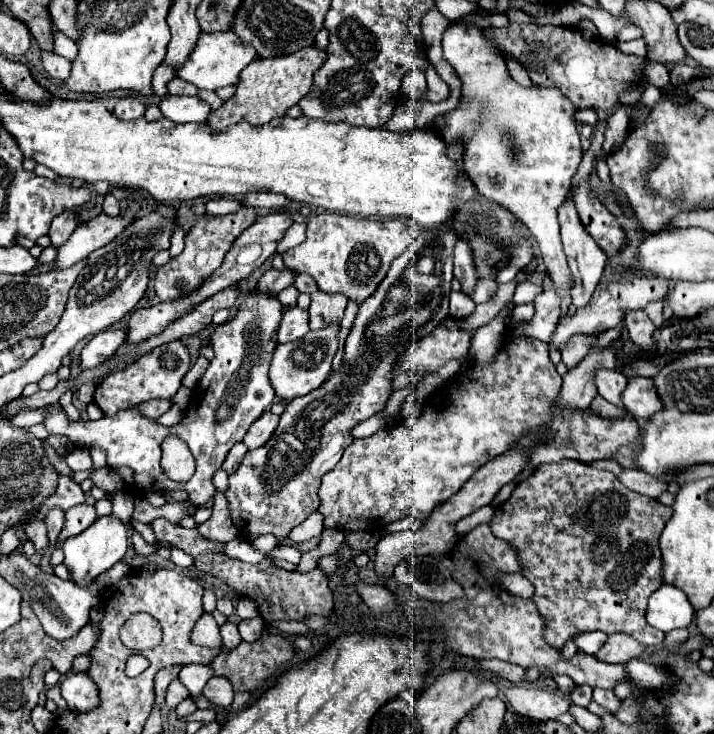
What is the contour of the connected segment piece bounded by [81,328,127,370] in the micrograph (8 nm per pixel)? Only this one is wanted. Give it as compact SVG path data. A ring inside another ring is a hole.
M119 328L119 330L103 330L99 334L95 334L89 344L83 348L81 354L81 368L95 368L99 364L103 364L105 360L109 360L115 350L127 340L127 330Z

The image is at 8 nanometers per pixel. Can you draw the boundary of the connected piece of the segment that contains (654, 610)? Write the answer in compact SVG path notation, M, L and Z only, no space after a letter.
M661 584L661 588L649 598L647 622L657 630L671 632L675 628L687 628L693 620L693 614L695 610L687 596L671 584Z

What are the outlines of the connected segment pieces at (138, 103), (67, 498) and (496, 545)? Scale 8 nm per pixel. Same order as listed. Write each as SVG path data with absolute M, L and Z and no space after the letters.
M121 98L113 108L113 114L119 120L137 120L139 116L143 116L143 112L145 104L141 98Z
M59 474L59 486L57 486L57 492L53 496L49 496L39 508L35 508L29 516L31 520L33 518L43 518L47 514L49 508L61 508L61 510L69 510L71 506L75 504L81 504L85 502L85 494L81 490L81 486L77 482L73 482L71 478Z
M481 524L473 528L467 536L463 536L451 558L457 566L453 578L465 588L465 598L451 600L447 604L433 604L421 600L421 608L437 620L447 632L447 644L463 656L471 658L499 658L507 662L515 662L523 668L537 666L545 668L549 674L567 674L577 686L591 686L591 688L605 688L613 690L619 682L629 678L625 664L605 664L593 656L577 654L571 660L563 660L559 650L551 650L547 642L543 642L543 618L535 610L531 600L523 600L505 592L499 586L499 576L509 572L521 572L519 562L515 560L515 550L507 546L507 542L495 538L491 534L489 524Z

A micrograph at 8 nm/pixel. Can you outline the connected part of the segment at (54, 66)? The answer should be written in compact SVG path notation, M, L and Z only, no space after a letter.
M41 54L41 58L43 58L45 70L47 70L53 78L65 82L65 80L71 76L71 62L67 62L65 58L61 58L61 56L57 56L57 54Z

